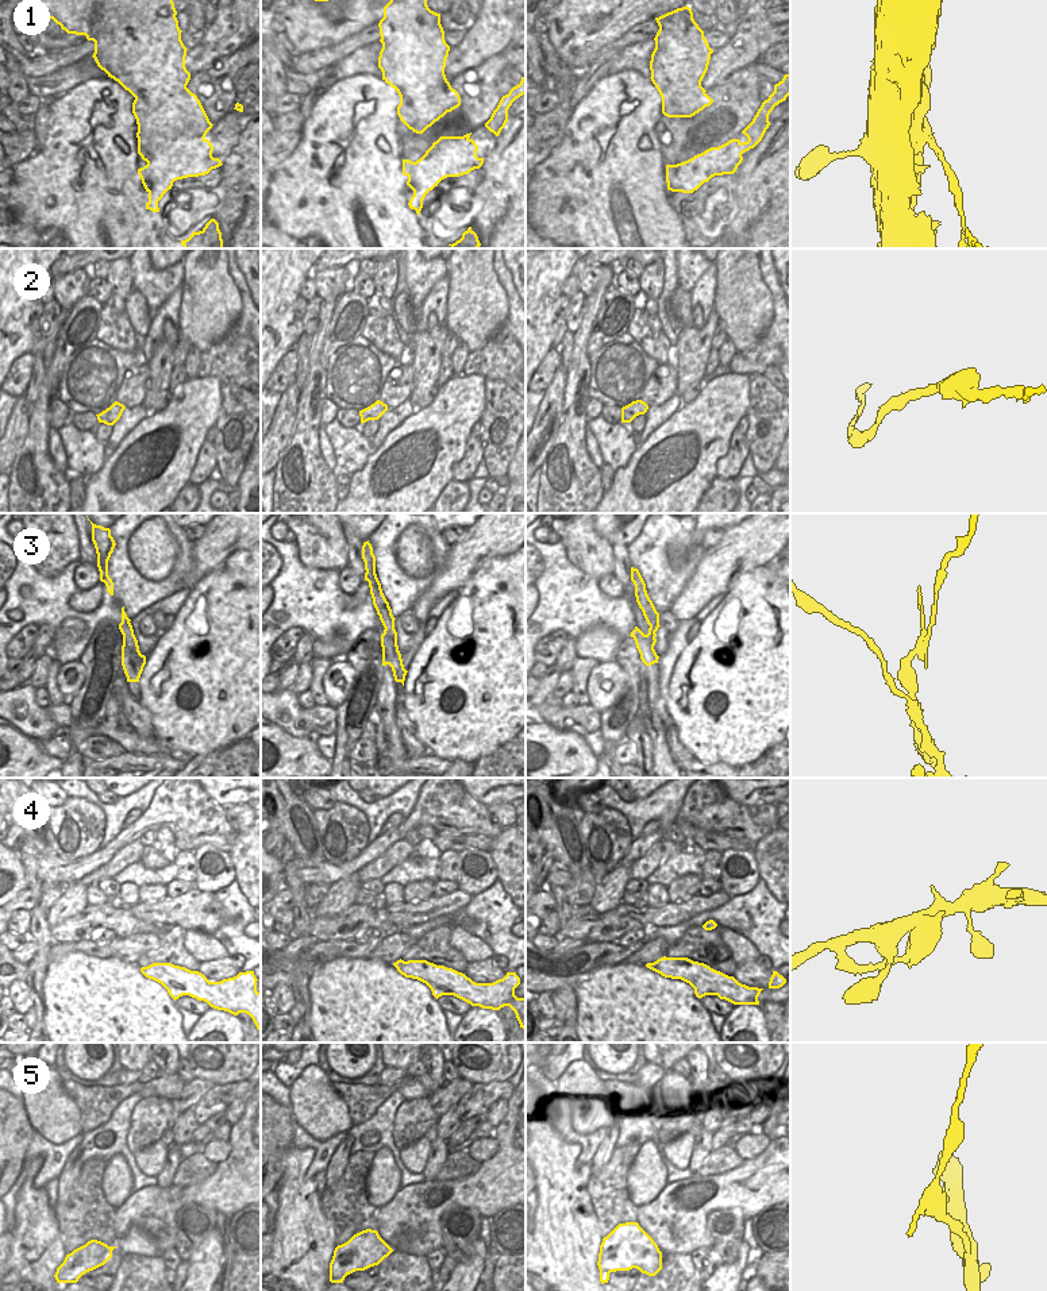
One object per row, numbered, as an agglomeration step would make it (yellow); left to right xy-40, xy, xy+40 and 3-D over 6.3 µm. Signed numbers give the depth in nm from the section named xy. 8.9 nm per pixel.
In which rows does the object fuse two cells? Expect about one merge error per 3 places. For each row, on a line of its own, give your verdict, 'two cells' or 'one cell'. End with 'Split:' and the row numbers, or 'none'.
1: two cells
2: one cell
3: two cells
4: one cell
5: one cell
Split: 1, 3

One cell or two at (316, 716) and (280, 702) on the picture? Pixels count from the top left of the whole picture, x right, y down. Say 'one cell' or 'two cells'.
two cells

